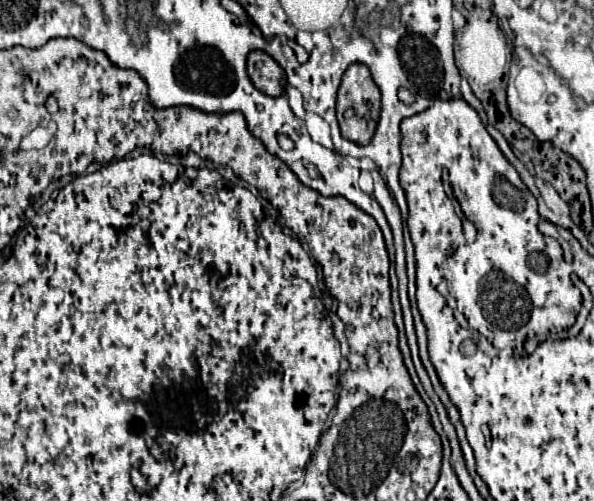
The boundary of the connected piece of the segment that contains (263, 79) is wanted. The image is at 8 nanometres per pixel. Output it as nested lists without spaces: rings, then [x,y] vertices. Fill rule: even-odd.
[[[251,51],[247,57],[247,73],[259,91],[271,97],[279,97],[283,93],[285,73],[279,67],[279,63],[271,59],[267,53]]]

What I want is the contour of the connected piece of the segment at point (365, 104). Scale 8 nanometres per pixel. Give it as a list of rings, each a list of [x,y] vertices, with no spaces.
[[[353,63],[343,75],[339,95],[337,95],[337,121],[341,127],[341,135],[357,145],[367,145],[375,133],[379,113],[381,113],[379,89],[377,89],[375,81],[371,79],[369,69],[361,63]]]

